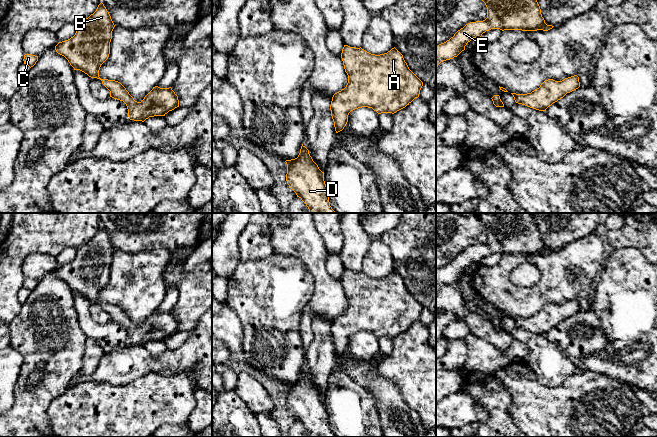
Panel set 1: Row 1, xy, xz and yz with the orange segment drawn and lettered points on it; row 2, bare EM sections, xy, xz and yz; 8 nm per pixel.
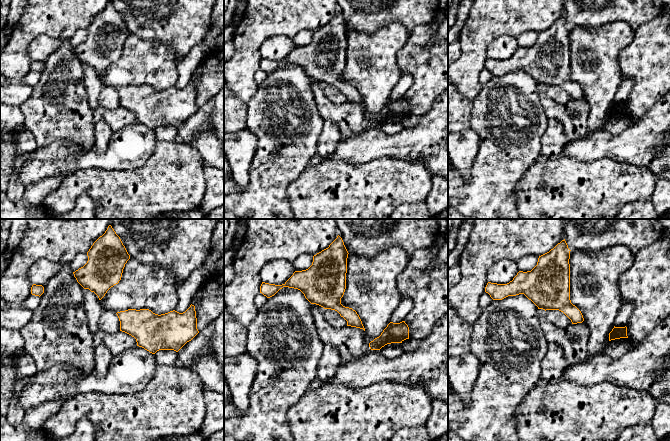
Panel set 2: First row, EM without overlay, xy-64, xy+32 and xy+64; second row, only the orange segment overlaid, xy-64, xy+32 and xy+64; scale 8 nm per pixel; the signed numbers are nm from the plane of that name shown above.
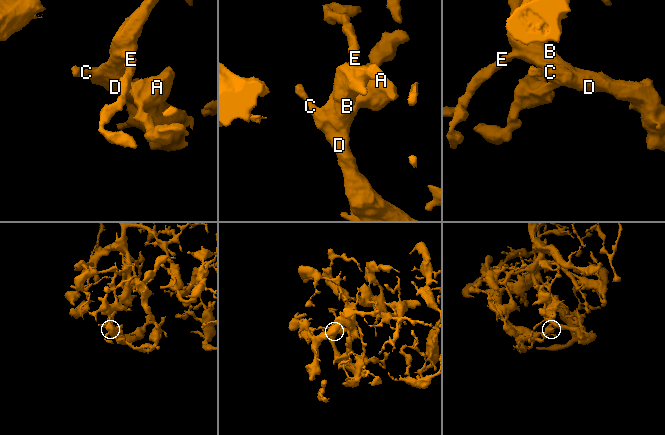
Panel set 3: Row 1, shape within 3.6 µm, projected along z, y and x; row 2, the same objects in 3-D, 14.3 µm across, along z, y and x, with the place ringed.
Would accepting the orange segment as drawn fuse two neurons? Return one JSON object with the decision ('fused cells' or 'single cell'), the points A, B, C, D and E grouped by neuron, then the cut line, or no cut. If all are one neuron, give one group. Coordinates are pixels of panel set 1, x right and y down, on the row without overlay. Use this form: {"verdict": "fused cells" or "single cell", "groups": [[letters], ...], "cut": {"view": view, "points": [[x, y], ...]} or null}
{"verdict": "single cell", "groups": [["A", "B", "C", "D", "E"]], "cut": null}

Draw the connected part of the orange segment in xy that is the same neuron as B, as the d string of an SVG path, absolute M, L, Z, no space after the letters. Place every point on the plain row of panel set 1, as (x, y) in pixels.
M101 226L93 238L76 248L75 259L59 266L55 274L68 284L74 294L100 303L110 315L110 321L126 328L130 344L144 346L149 341L165 340L179 331L178 320L171 311L155 310L141 326L137 326L120 306L99 301L100 291L110 278L114 251L109 236Z

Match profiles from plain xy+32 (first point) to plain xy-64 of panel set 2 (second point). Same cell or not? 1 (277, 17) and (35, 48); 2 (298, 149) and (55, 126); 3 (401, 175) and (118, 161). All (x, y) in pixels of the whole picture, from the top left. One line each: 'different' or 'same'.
1: different
2: same
3: different

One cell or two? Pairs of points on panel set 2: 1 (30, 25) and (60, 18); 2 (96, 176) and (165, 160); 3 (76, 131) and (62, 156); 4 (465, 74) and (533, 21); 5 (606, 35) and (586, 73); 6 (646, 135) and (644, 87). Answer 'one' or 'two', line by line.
1: one
2: one
3: two
4: one
5: one
6: two

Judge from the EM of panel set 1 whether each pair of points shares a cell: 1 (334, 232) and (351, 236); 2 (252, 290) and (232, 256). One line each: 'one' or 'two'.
1: two
2: two

